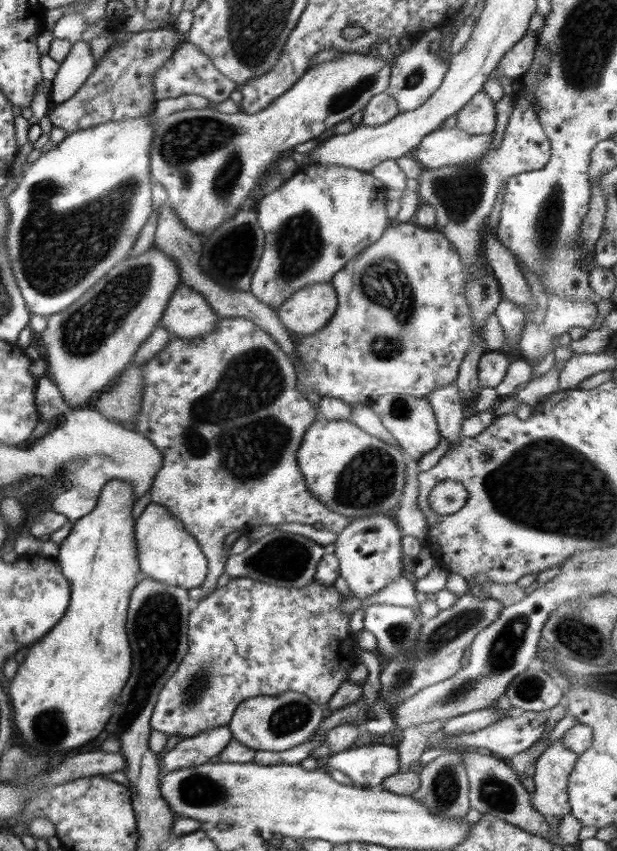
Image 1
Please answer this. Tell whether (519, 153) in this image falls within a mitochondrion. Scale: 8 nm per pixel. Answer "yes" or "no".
no

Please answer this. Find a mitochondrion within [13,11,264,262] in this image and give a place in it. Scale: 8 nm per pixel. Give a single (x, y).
(189, 138)

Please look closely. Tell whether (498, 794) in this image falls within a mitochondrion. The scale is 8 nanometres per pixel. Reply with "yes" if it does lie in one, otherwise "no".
yes

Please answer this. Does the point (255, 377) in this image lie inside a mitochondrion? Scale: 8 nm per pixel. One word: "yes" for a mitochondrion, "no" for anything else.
yes

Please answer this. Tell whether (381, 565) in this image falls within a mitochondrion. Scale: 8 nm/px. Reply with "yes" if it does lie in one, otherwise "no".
no

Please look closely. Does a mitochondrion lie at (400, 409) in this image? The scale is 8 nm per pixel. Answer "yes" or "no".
yes

